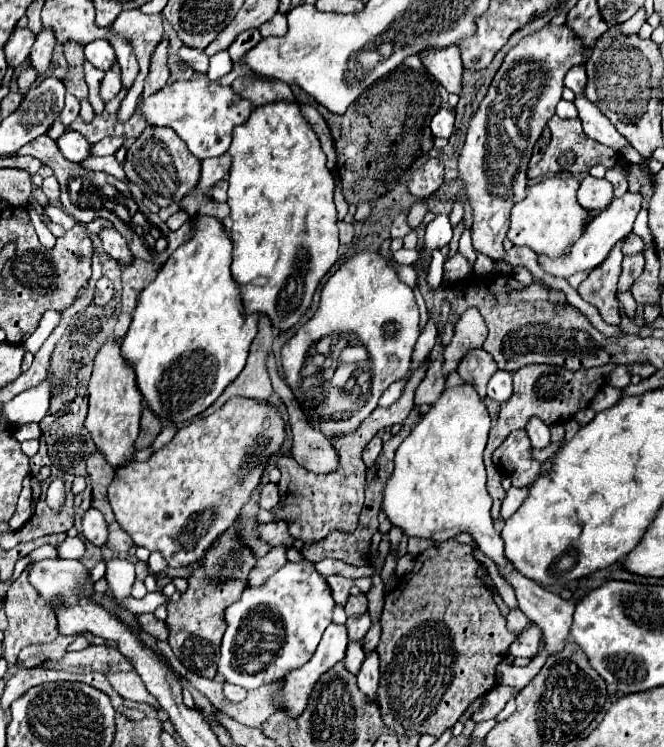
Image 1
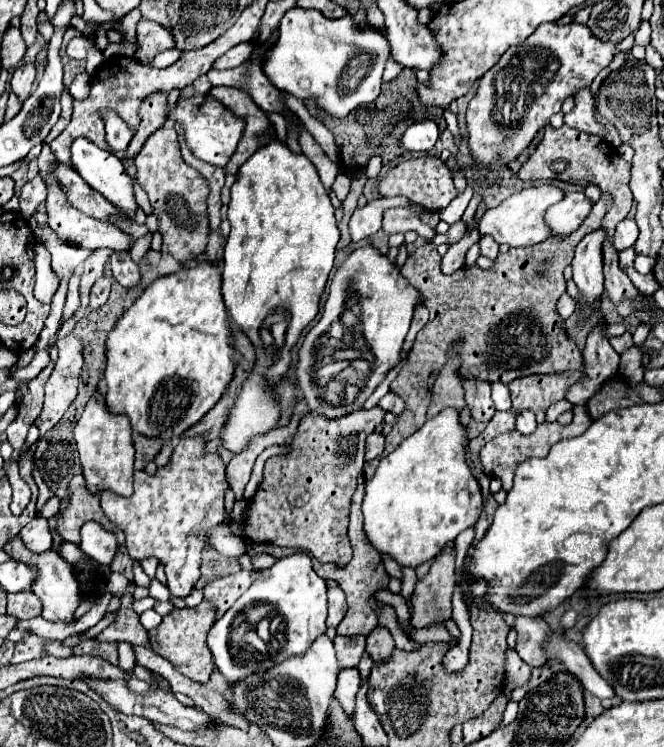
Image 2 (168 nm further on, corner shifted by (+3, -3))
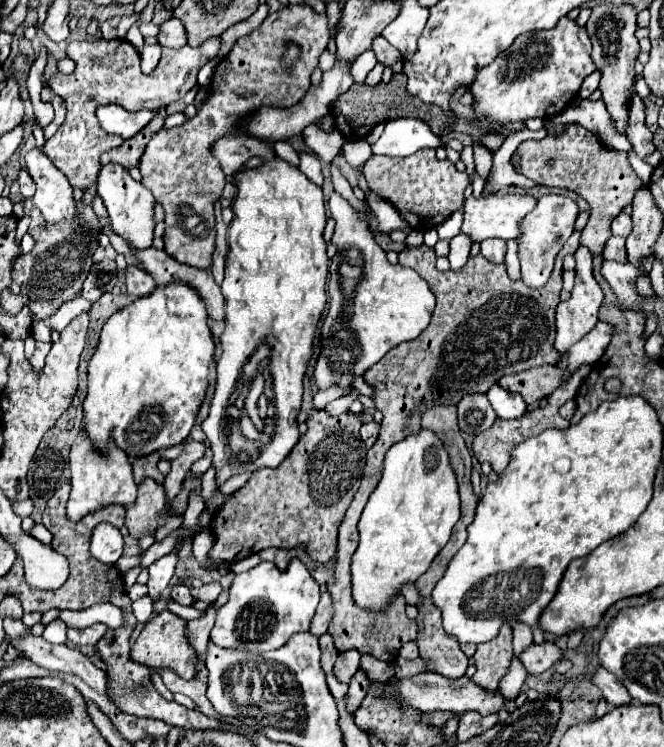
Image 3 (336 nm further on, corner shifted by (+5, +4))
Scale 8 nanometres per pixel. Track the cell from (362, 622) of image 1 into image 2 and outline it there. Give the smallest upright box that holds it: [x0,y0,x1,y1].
[334,637,366,669]

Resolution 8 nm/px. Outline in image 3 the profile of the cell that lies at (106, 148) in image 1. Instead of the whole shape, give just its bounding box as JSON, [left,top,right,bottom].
[96,104,154,140]

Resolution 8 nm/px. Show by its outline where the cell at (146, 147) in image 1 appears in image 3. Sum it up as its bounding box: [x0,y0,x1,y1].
[138,6,328,268]

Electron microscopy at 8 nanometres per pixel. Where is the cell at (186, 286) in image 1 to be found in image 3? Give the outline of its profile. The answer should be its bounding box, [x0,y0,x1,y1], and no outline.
[84,282,214,458]

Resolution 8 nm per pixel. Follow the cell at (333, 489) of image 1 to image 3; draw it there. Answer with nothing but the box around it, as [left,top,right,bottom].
[210,410,366,562]

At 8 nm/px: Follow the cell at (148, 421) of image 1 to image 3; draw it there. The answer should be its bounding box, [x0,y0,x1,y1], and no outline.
[132,452,164,482]

